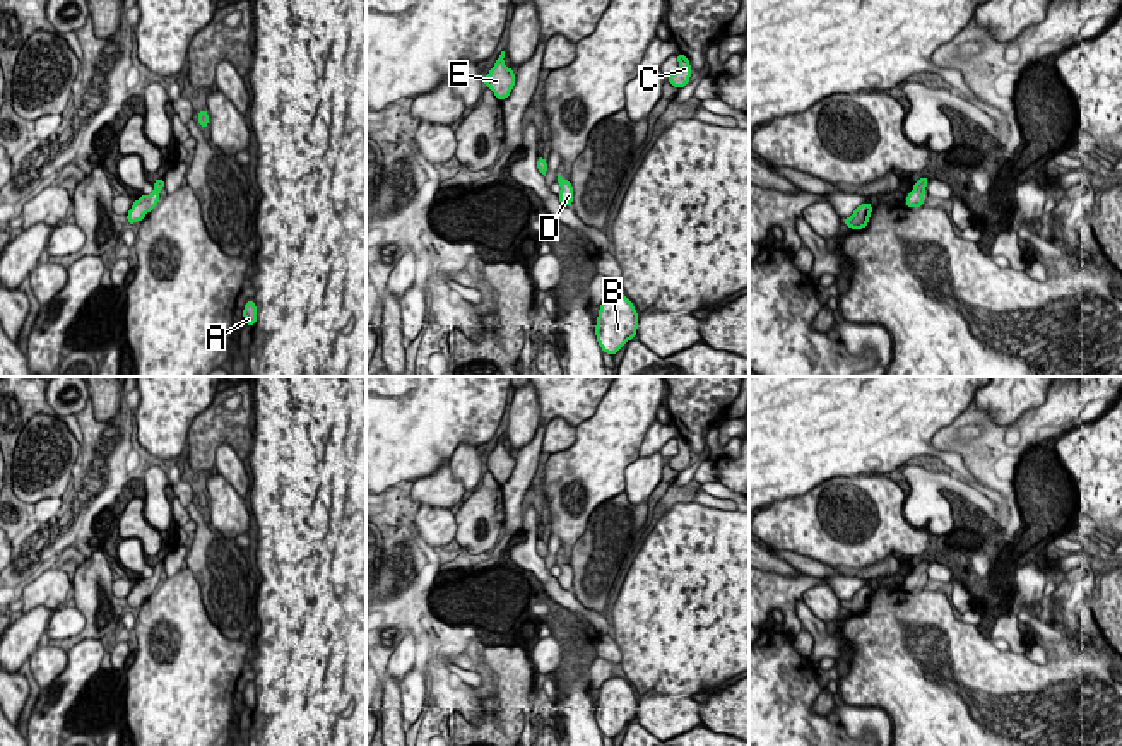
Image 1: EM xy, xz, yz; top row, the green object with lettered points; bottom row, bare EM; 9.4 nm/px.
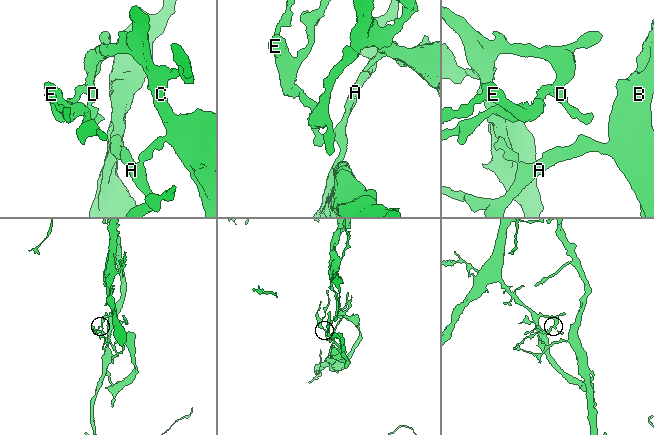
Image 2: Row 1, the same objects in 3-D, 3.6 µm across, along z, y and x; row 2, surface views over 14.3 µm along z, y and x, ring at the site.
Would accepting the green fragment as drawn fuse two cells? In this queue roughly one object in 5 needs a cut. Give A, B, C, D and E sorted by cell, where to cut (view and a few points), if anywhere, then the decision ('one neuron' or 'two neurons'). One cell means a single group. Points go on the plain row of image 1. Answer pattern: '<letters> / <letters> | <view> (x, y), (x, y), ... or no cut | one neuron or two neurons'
A B C D E | no cut | one neuron

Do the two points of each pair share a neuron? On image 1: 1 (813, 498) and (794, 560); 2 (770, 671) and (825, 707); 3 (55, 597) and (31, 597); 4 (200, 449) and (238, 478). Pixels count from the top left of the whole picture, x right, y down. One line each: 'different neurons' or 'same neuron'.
1: different neurons
2: different neurons
3: same neuron
4: different neurons

